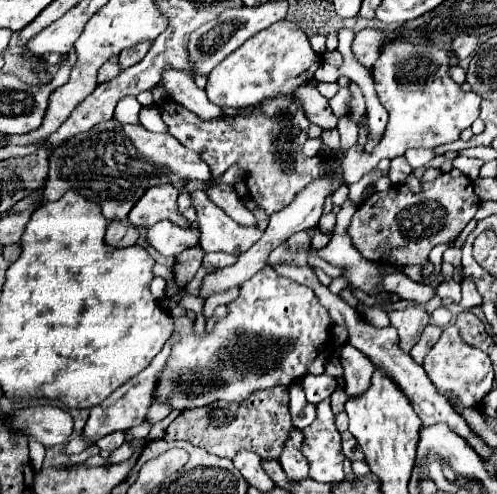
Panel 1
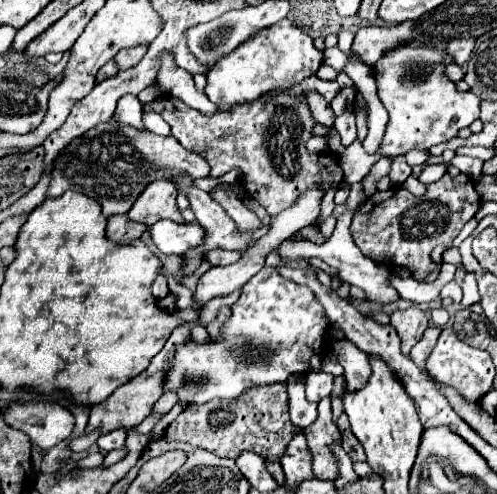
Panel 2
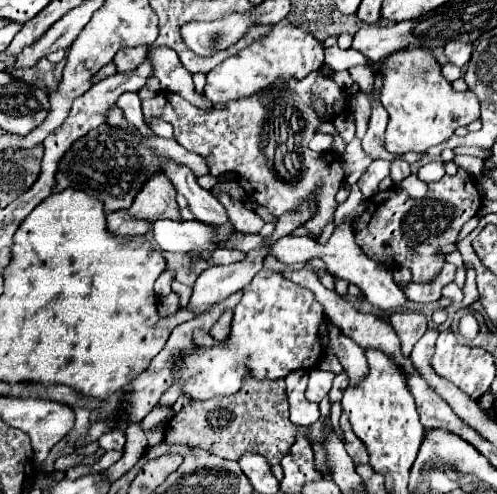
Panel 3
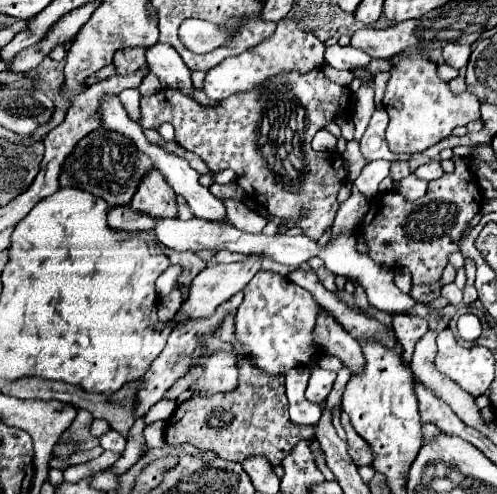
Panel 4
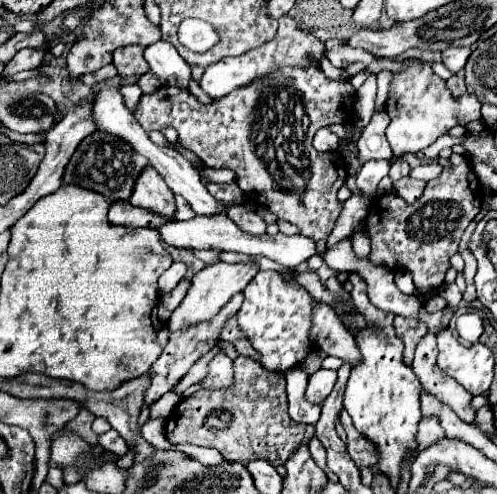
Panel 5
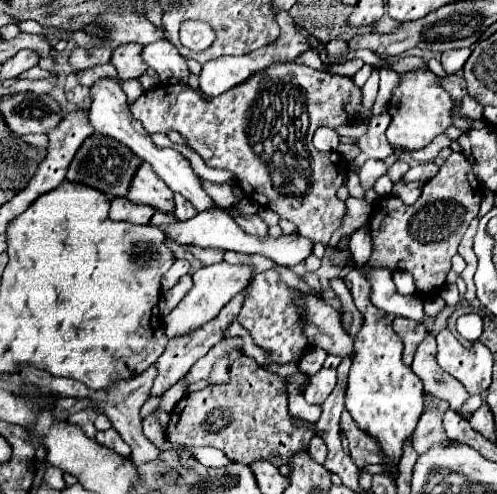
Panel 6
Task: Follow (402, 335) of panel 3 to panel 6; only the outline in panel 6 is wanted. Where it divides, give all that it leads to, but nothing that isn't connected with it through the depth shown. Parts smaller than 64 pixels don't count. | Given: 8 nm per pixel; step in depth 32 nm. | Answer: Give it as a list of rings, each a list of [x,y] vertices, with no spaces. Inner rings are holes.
[[[398,316],[398,318],[394,318],[394,332],[404,342],[404,364],[410,366],[412,358],[414,358],[414,352],[416,352],[416,346],[424,340],[428,330],[422,322]]]

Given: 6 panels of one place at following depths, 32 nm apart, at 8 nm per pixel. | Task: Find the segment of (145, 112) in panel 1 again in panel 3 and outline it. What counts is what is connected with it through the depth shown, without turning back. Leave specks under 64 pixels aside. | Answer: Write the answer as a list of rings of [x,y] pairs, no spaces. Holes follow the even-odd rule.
[[[154,118],[154,120],[150,120],[148,128],[150,128],[154,134],[158,134],[158,136],[164,136],[164,138],[172,138],[172,126],[170,126],[168,122],[160,120],[160,118]]]

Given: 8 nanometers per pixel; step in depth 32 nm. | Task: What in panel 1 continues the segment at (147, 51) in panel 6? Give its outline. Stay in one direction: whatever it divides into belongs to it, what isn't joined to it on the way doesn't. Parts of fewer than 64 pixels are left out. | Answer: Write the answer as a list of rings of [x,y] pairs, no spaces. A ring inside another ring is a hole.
[[[168,70],[164,72],[164,80],[162,86],[166,88],[168,96],[182,104],[186,110],[194,112],[198,118],[202,120],[216,120],[224,116],[224,110],[212,102],[208,102],[206,92],[200,90],[192,78],[188,78],[188,74],[184,70]]]

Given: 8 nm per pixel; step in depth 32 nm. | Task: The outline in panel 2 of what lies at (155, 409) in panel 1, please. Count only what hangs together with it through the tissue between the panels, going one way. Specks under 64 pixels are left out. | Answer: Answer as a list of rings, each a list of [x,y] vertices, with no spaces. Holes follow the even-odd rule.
[[[166,392],[166,394],[160,396],[158,402],[154,404],[152,414],[160,414],[160,418],[162,418],[162,416],[166,416],[166,414],[172,410],[174,404],[176,404],[176,392]]]

